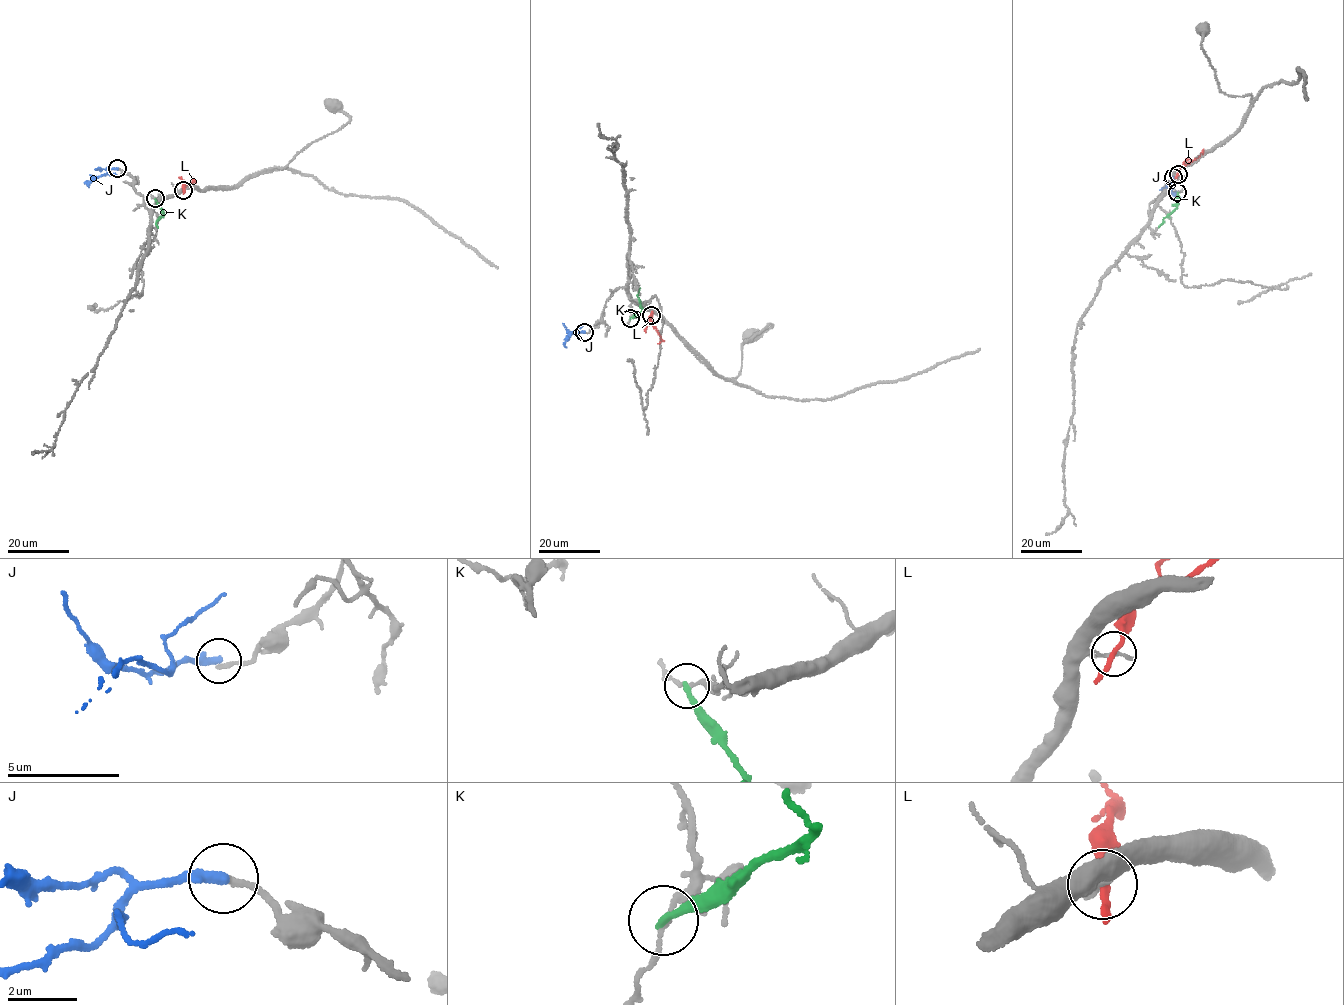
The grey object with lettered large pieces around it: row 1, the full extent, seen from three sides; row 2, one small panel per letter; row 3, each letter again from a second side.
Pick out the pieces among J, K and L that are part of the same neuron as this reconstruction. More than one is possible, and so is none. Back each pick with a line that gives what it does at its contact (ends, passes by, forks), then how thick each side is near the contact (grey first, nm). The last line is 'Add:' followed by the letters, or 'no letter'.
Add: no letter

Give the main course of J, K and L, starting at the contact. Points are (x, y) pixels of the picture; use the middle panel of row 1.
J: (584, 332), (572, 332), (564, 343), (566, 347)
K: (629, 318), (643, 310), (637, 295), (639, 287)
L: (651, 315), (649, 318), (662, 341), (658, 343)

